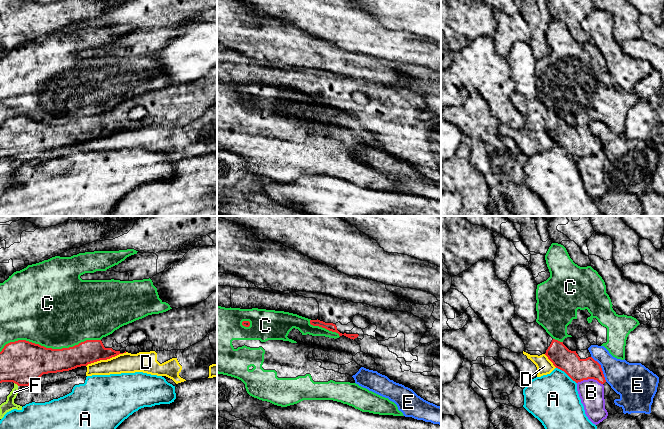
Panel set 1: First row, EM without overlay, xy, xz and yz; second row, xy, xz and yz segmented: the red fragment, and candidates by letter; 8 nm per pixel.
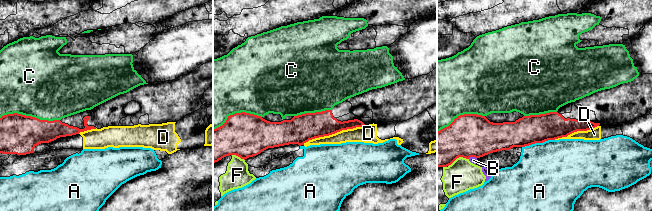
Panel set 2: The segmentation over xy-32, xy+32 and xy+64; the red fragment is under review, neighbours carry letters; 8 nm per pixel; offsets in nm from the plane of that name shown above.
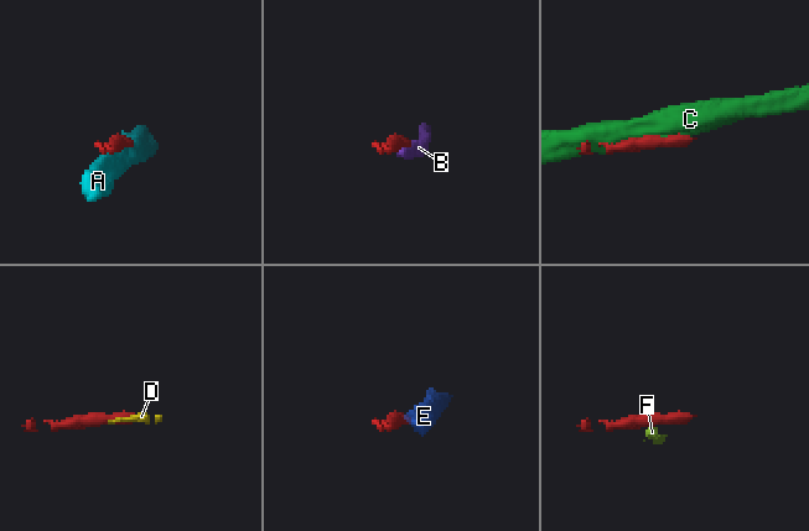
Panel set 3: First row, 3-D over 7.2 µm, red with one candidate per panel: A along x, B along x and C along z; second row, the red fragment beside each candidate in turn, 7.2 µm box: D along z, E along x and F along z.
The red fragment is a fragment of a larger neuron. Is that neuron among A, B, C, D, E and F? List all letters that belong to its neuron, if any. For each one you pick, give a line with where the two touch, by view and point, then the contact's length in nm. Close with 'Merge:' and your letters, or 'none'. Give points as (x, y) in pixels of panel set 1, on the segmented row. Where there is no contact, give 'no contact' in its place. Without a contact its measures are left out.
Merge: none

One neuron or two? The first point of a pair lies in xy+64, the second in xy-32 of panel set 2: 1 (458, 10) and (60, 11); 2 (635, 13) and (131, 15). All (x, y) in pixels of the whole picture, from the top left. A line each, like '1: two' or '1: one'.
1: one
2: one

